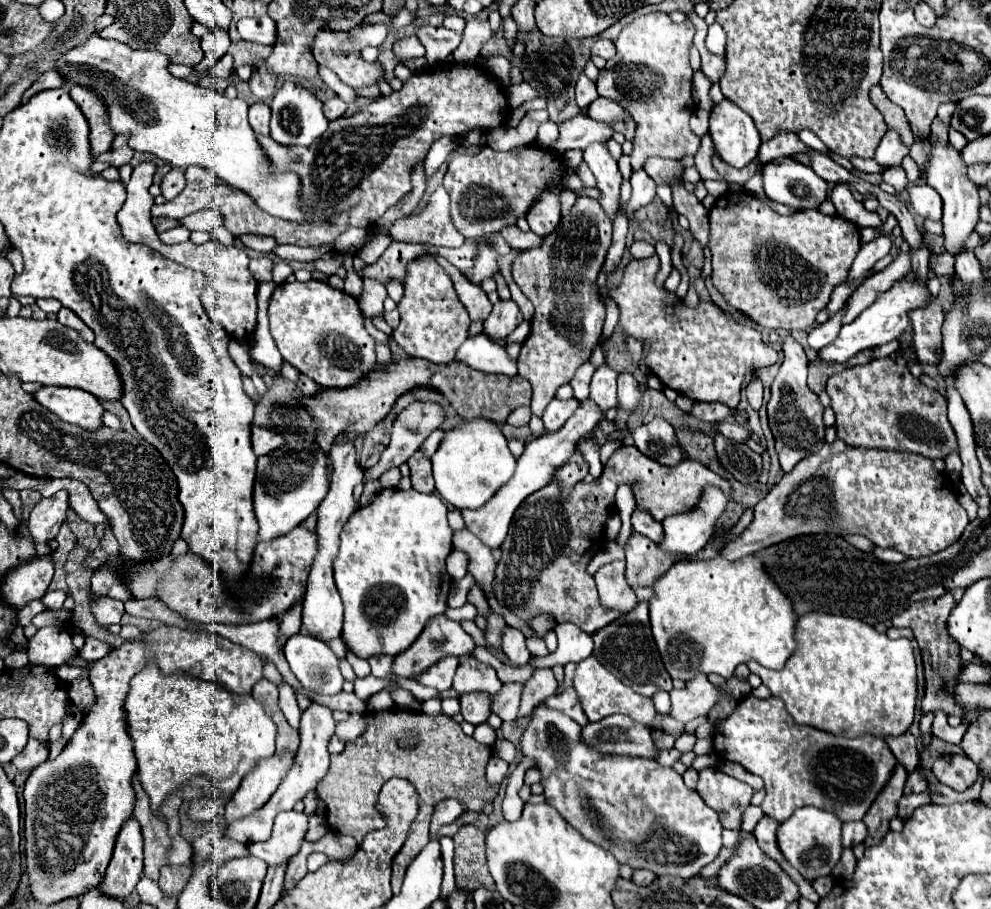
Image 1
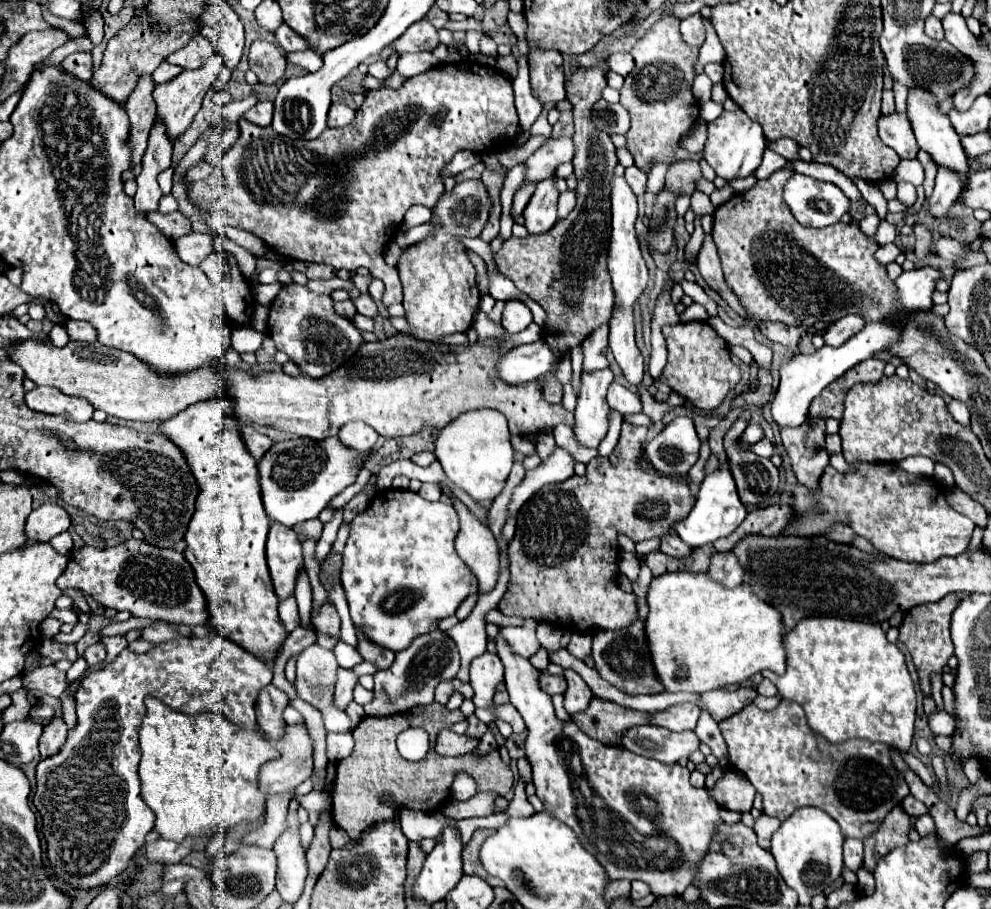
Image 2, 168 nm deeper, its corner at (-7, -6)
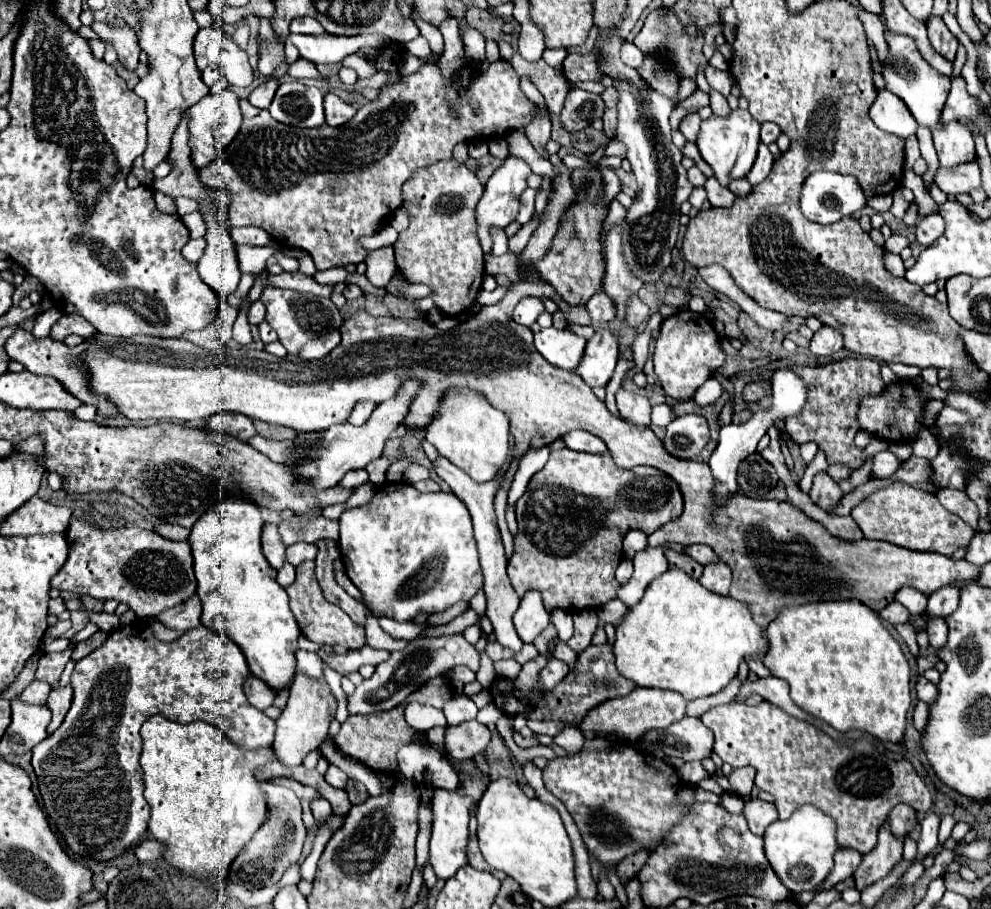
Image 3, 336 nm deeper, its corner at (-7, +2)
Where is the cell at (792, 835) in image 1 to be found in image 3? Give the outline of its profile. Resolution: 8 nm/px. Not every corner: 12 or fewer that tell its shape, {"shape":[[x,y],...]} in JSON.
{"shape":[[811,805],[767,827],[775,875],[813,891],[833,869],[835,823]]}

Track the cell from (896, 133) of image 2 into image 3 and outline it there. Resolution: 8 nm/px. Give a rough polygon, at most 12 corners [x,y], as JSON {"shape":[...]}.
{"shape":[[887,89],[869,115],[879,129],[907,139],[917,131],[911,111]]}

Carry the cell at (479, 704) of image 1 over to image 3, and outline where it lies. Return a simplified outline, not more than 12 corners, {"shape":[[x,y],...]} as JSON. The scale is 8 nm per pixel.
{"shape":[[465,721],[445,731],[451,761],[473,759],[489,743],[489,729]]}

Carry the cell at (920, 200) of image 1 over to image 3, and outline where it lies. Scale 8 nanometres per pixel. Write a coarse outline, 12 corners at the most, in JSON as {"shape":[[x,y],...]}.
{"shape":[[945,123],[933,131],[941,167],[975,159],[967,123]]}

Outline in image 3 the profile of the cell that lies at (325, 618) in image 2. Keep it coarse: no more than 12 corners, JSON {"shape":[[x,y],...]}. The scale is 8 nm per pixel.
{"shape":[[315,561],[285,591],[309,641],[361,649],[365,629],[327,603]]}

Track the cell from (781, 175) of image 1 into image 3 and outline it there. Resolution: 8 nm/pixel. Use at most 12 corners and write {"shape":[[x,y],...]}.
{"shape":[[817,171],[801,187],[803,215],[829,225],[867,205],[853,175]]}

